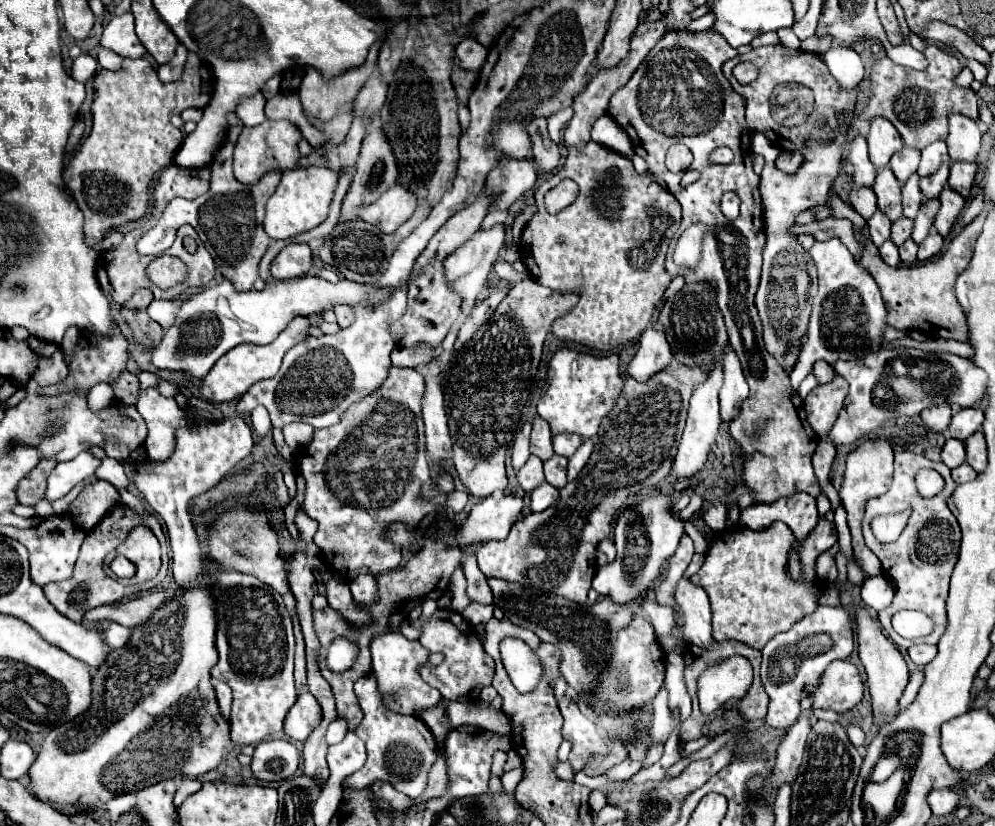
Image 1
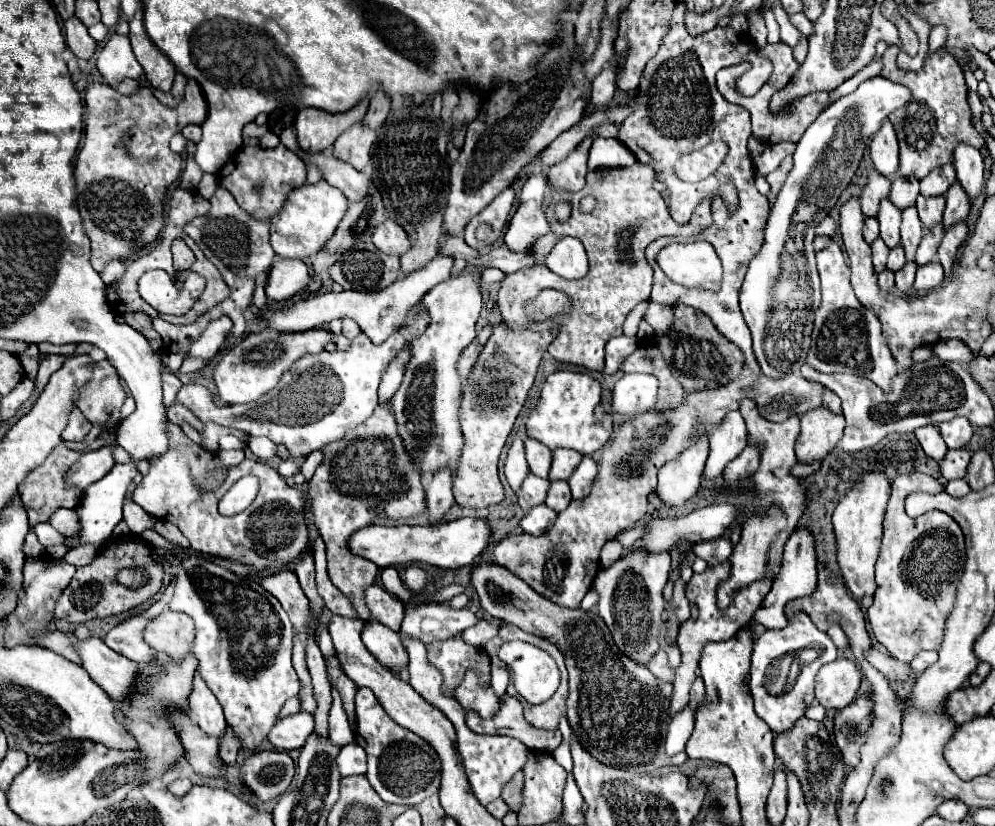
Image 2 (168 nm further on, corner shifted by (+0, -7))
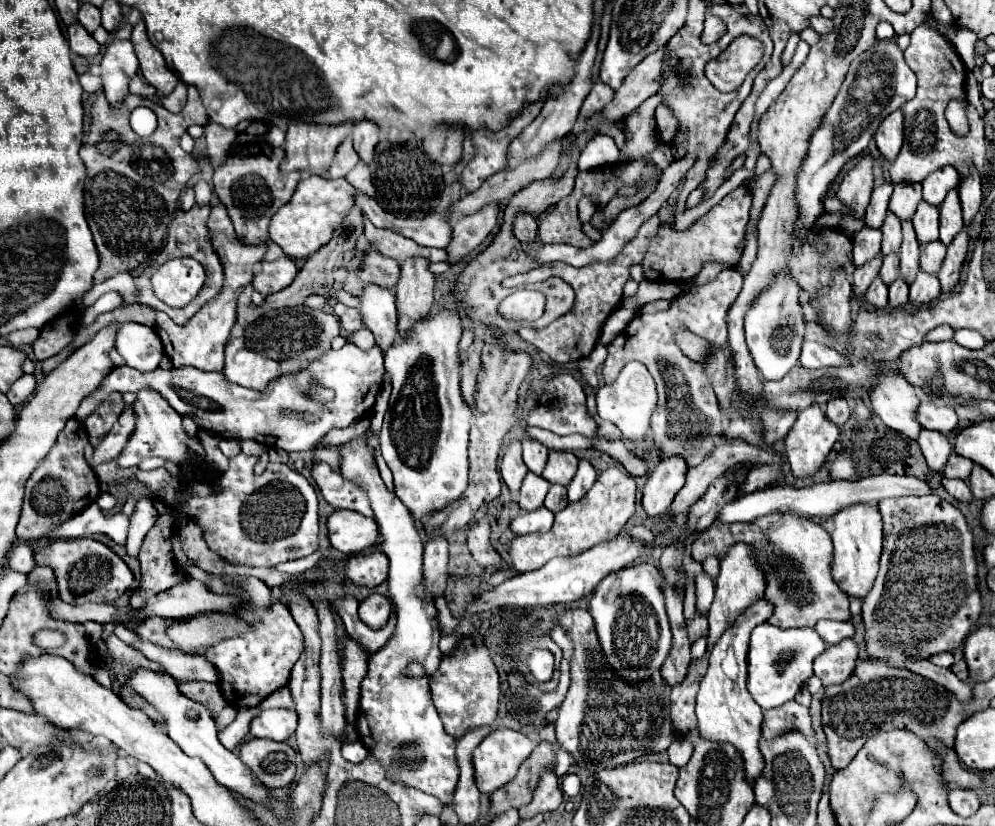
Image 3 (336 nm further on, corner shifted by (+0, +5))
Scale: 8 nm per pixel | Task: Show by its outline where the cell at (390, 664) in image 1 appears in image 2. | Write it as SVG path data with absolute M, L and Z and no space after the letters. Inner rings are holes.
M378 620L366 622L362 630L362 642L370 650L370 654L392 672L398 672L408 664L408 654L400 642L398 632L390 630L386 624Z

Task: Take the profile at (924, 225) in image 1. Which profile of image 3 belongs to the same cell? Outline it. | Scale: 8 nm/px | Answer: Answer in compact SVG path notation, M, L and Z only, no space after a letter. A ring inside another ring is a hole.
M940 240L928 242L920 250L920 268L926 272L938 272L938 266L942 264L942 258L946 254L946 246Z

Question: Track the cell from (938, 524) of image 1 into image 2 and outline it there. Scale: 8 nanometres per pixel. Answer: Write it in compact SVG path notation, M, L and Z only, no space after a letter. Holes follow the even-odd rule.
M920 472L904 474L898 476L892 484L892 494L888 500L886 508L886 518L884 518L884 538L882 538L882 548L880 548L880 558L876 564L876 592L874 592L874 602L866 612L866 618L870 620L872 626L872 636L886 646L886 650L902 662L912 662L914 656L922 650L938 650L942 644L944 636L944 622L950 616L960 574L964 568L964 534L960 526L956 524L954 518L950 518L944 512L926 512L924 516L910 518L904 512L904 496L910 492L942 492L940 484Z

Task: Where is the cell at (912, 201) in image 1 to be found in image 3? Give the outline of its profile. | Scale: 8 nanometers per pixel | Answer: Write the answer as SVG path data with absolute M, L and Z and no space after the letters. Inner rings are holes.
M912 220L902 222L902 230L904 230L904 242L902 248L898 252L900 256L900 274L902 278L906 278L906 282L910 284L914 280L914 274L918 272L918 252L920 252L920 242L916 238Z

